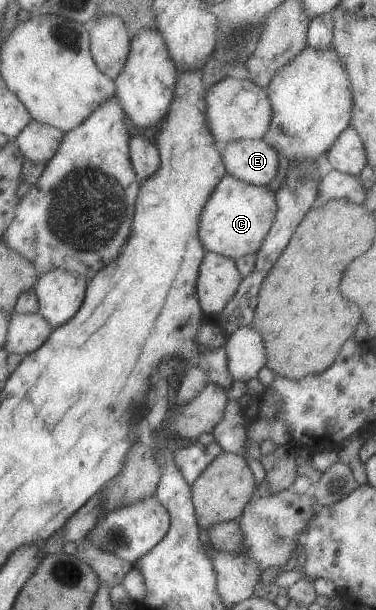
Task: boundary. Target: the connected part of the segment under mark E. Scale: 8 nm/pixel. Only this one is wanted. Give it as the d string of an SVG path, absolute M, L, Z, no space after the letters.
M242 139L223 145L222 156L230 175L250 184L267 186L280 172L280 156L266 139Z

